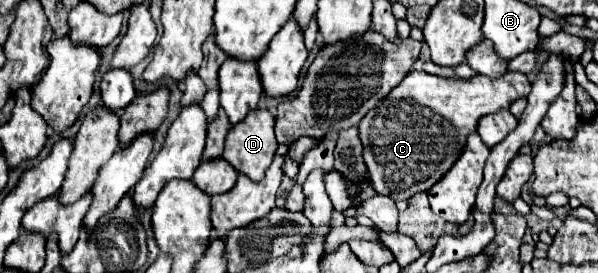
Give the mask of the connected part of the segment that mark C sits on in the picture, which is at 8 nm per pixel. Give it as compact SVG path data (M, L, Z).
M411 70L359 124L363 158L375 192L393 200L409 200L419 192L427 192L457 162L467 136L477 130L477 122L487 114L509 108L519 98L527 98L529 90L529 78L511 70L495 80L487 76L445 80L423 70Z

